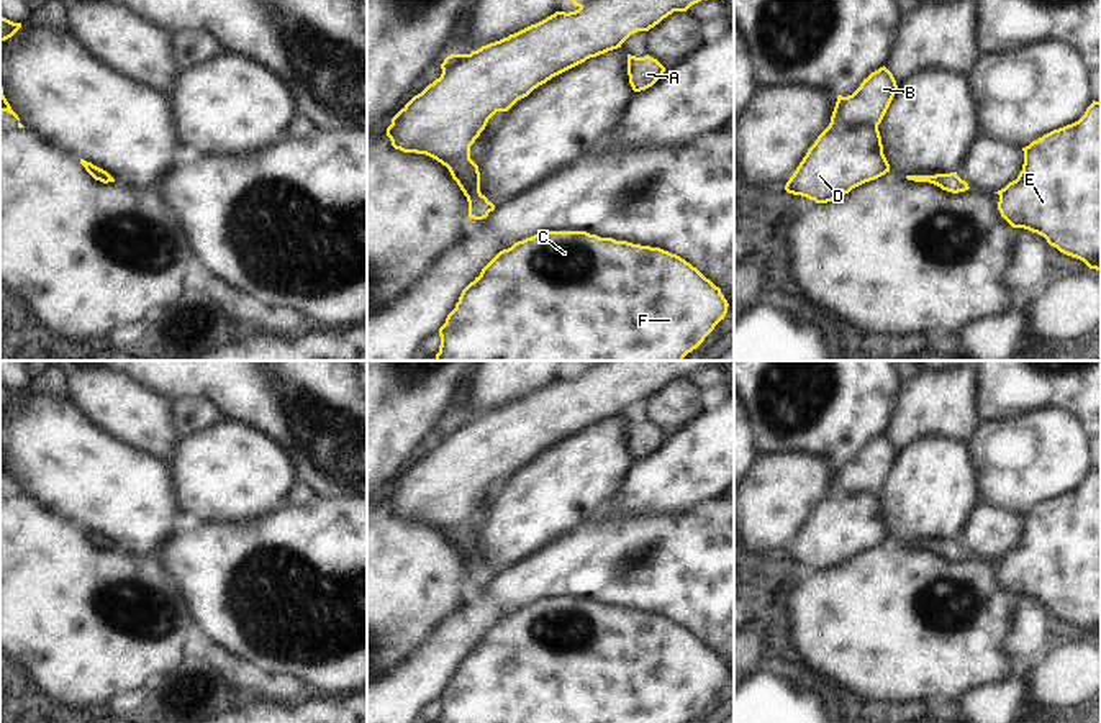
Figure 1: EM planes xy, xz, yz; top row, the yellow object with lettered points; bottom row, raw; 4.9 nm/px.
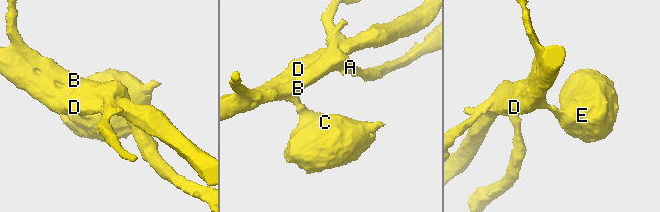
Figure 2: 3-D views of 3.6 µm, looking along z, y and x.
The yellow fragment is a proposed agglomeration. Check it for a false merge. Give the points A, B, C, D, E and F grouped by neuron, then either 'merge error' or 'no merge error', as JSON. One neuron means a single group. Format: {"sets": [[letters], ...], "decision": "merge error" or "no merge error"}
{"sets": [["A", "B", "C", "D", "E", "F"]], "decision": "no merge error"}

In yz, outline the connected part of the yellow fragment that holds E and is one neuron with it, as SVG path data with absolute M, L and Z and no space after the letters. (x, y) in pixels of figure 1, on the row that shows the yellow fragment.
M1101 102L1063 128L1022 148L1024 164L1017 179L999 195L998 210L1013 228L1037 233L1060 252L1101 271Z

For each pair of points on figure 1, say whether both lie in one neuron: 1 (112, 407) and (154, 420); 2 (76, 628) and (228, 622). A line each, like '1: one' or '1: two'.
1: one
2: two

